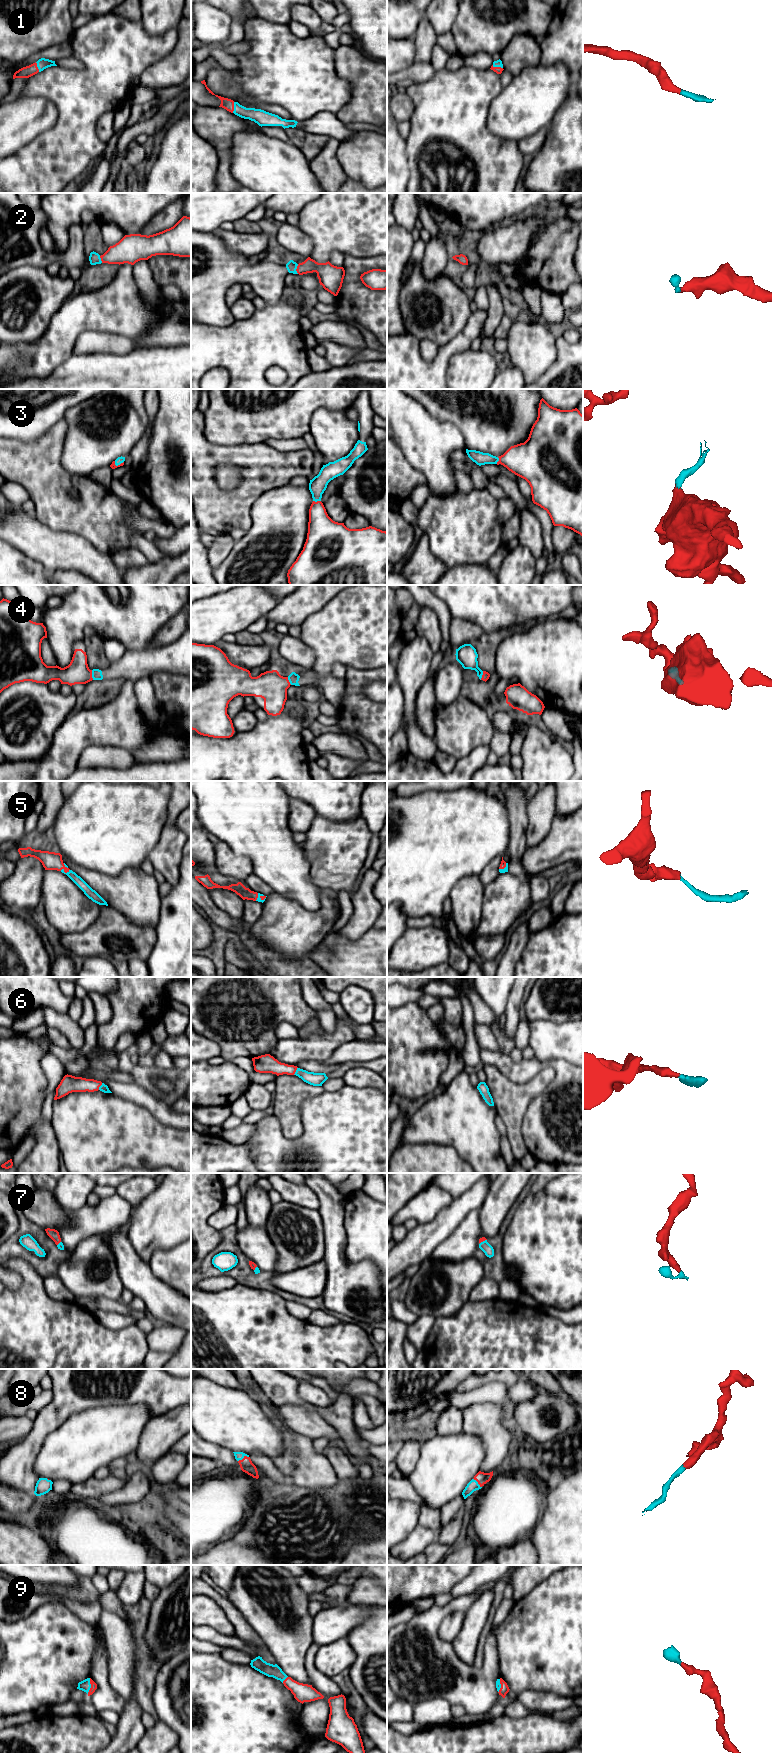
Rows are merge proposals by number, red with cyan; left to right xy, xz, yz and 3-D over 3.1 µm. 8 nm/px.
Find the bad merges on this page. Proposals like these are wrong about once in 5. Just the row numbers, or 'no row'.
no row

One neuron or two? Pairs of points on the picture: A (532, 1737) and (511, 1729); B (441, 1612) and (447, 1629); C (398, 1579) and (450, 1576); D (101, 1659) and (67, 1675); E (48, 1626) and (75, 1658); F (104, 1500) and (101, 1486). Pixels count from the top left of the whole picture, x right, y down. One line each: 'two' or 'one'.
A: one
B: two
C: one
D: two
E: one
F: two

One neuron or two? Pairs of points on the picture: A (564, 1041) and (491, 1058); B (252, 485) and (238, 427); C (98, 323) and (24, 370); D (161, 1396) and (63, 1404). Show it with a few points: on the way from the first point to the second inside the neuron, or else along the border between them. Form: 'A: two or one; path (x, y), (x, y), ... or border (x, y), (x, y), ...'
A: two; border (535, 1056), (540, 1060), (558, 1059)
B: two; border (265, 441), (219, 445)
C: one; path (80, 323), (74, 323), (42, 355)
D: one; path (137, 1396), (130, 1396), (127, 1399), (87, 1399)

